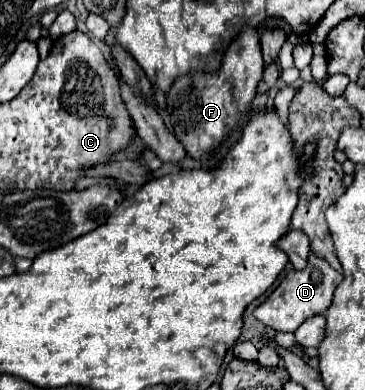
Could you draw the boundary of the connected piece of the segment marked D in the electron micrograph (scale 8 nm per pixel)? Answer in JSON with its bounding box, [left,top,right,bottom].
[252,253,342,331]

